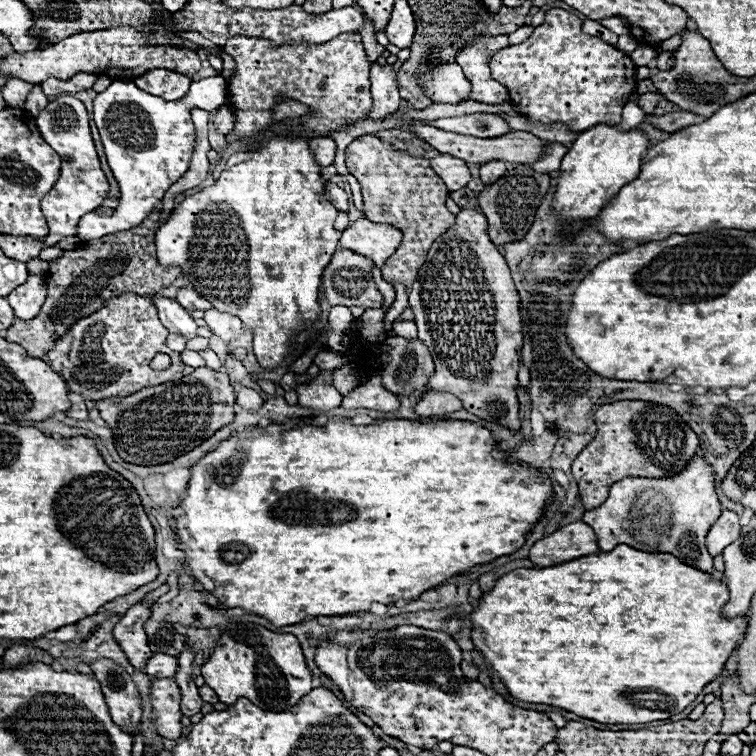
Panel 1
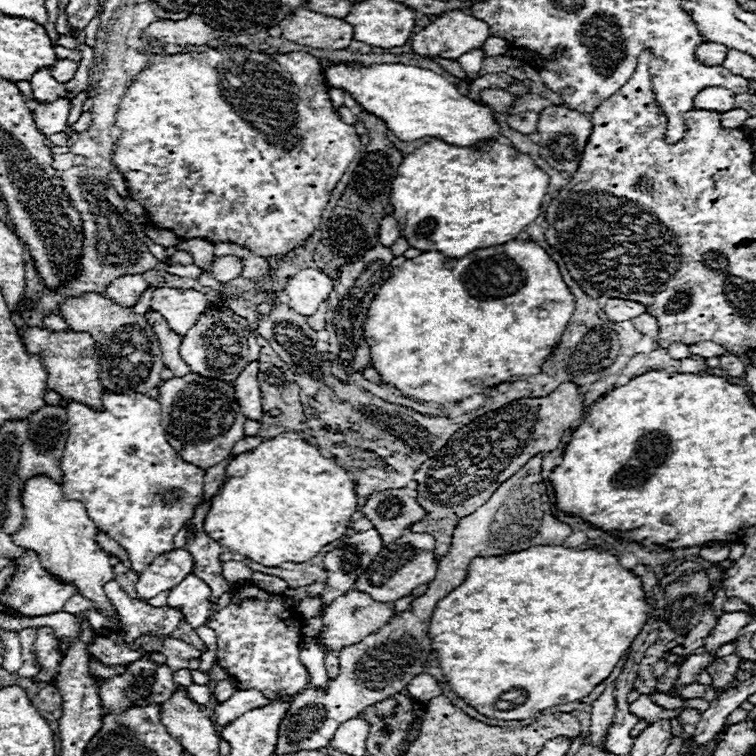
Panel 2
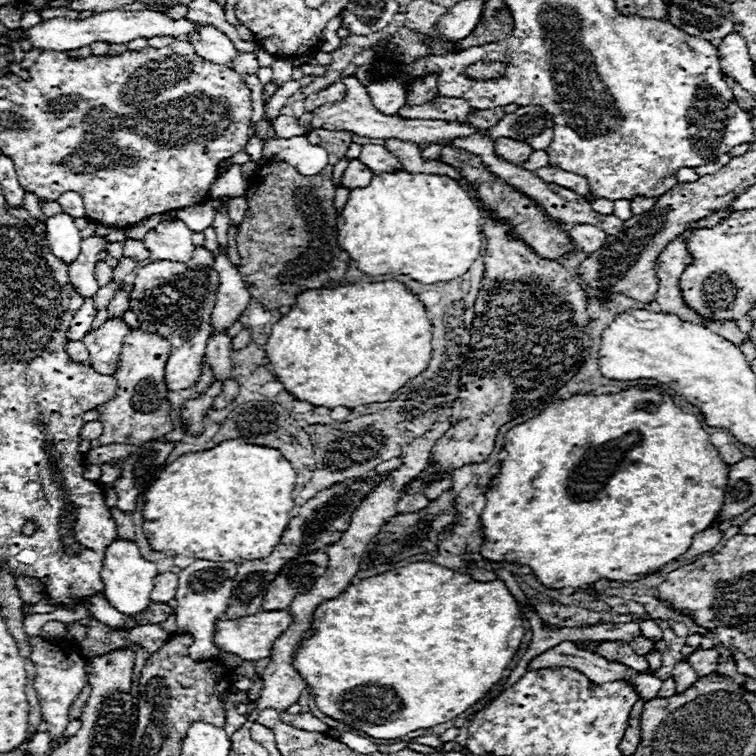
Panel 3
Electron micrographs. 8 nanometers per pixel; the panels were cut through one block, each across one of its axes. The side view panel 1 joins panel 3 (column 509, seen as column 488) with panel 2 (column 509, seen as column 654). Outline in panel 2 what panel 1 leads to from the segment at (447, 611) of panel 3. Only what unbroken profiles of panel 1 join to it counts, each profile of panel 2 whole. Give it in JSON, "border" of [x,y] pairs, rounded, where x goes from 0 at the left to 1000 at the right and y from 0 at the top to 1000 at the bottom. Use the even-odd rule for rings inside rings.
{"border":[[[704,722],[690,730],[677,730],[667,735],[646,735],[646,738],[627,738],[619,751],[619,762],[614,772],[601,778],[590,791],[579,796],[579,804],[574,807],[574,817],[569,820],[569,844],[571,857],[579,862],[579,876],[593,897],[595,910],[622,934],[627,934],[635,944],[656,952],[696,952],[709,942],[717,942],[722,937],[749,931],[767,926],[778,921],[796,899],[807,894],[817,873],[831,862],[839,844],[847,839],[849,828],[857,820],[860,799],[854,796],[854,786],[849,778],[847,762],[841,762],[836,754],[828,754],[817,746],[817,738],[804,730],[788,730],[788,728],[762,728],[762,725],[746,725],[746,722]]]}

